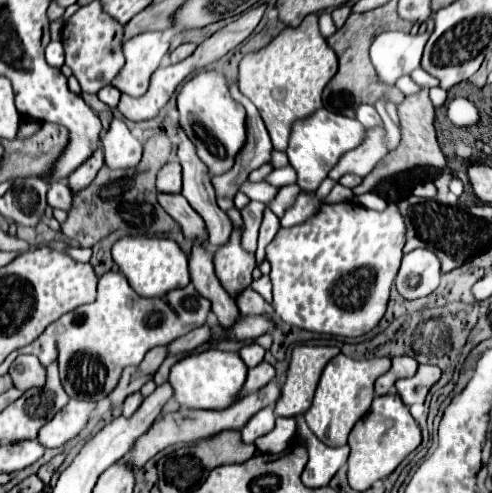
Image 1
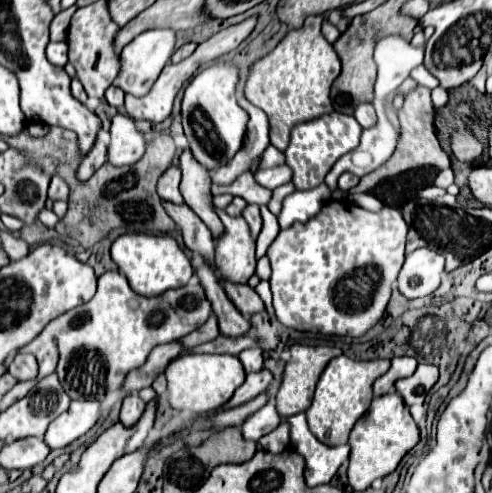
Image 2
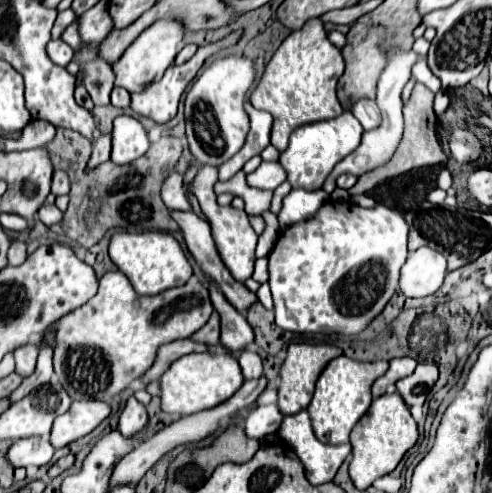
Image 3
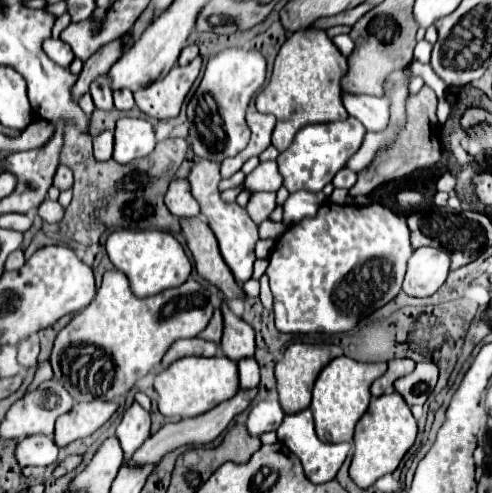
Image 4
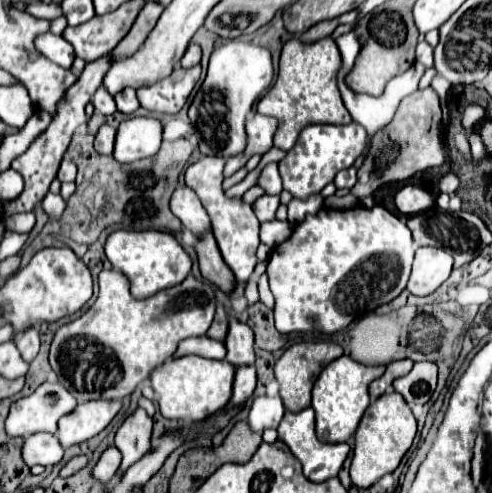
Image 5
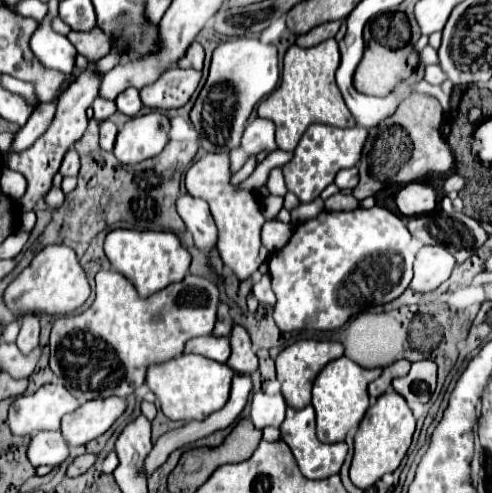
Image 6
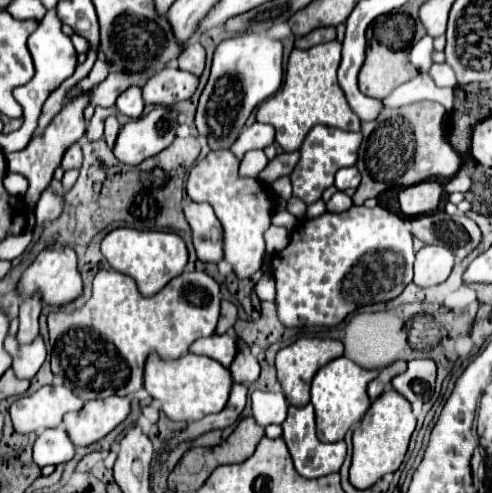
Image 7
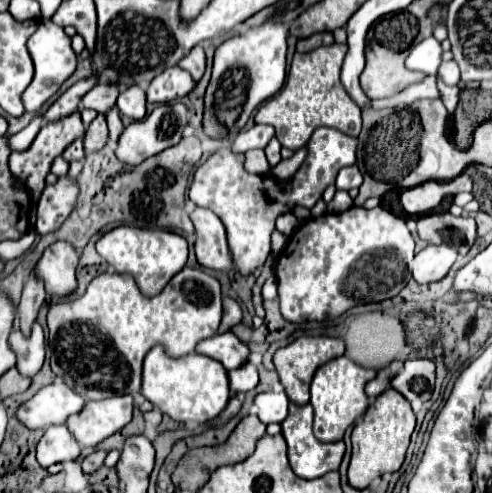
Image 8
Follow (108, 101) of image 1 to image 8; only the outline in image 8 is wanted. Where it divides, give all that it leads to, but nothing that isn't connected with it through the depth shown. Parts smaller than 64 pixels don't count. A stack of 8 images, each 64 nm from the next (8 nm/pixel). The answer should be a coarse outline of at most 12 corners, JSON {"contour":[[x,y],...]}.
{"contour":[[130,86],[116,106],[132,120],[146,116],[146,92]]}

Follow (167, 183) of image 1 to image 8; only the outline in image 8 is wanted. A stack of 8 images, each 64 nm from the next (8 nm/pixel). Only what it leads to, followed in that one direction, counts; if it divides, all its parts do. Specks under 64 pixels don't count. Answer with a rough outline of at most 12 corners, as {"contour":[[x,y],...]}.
{"contour":[[196,206],[198,262],[214,270],[230,268],[226,230],[212,210]]}

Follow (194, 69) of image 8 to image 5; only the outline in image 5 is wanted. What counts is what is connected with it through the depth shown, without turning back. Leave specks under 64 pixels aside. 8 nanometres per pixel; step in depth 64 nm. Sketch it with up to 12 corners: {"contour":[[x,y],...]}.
{"contour":[[198,44],[186,48],[180,66],[190,68],[200,64],[202,56]]}

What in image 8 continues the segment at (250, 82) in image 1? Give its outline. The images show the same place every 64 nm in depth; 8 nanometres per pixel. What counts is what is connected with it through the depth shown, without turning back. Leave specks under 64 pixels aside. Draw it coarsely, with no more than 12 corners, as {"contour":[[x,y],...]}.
{"contour":[[346,44],[296,52],[284,88],[258,108],[288,150],[320,126],[358,136],[338,76]]}

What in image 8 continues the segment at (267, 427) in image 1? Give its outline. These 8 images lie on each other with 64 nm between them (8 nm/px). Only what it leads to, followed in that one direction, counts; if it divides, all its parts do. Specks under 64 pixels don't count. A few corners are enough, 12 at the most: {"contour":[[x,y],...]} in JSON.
{"contour":[[284,392],[254,396],[258,418],[264,424],[282,422],[288,416]]}

